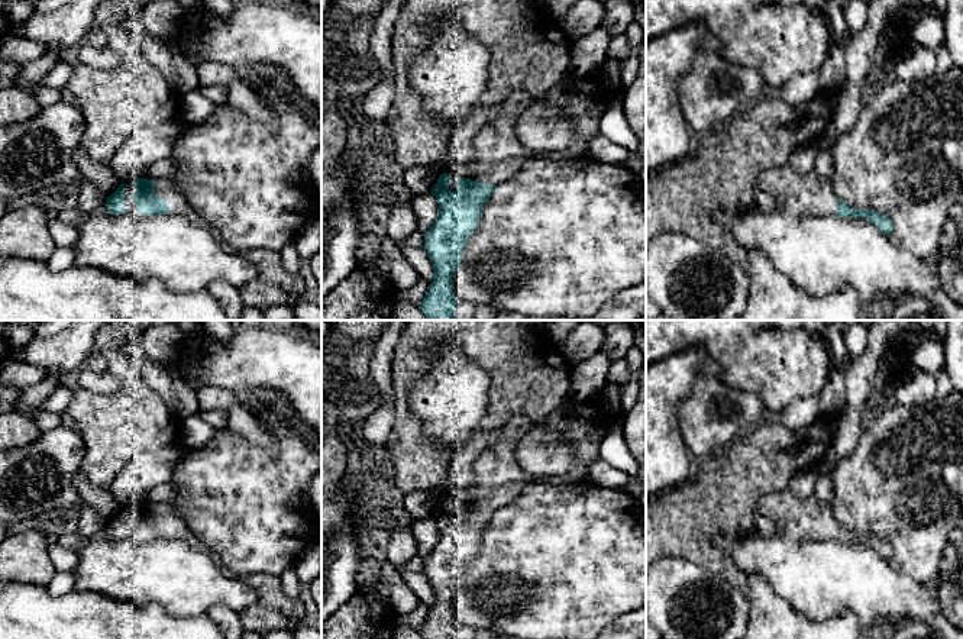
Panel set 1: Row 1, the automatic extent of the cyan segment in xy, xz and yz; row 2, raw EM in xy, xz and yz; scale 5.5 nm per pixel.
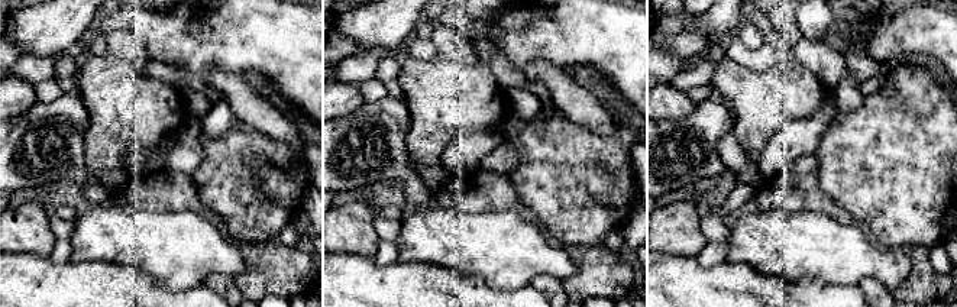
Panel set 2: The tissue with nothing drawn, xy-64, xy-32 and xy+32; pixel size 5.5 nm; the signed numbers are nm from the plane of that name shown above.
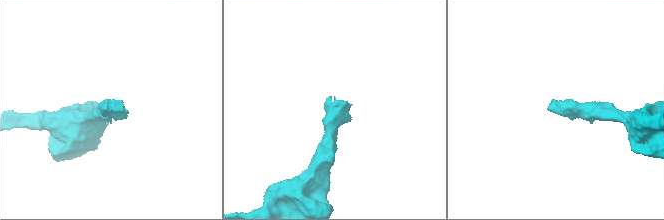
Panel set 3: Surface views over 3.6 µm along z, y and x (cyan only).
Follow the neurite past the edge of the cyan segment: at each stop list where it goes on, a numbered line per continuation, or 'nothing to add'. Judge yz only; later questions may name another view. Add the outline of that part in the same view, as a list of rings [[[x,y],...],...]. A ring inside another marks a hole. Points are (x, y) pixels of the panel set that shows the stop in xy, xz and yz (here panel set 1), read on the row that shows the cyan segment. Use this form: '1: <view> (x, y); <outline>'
1: yz (795, 194); [[[789,165],[763,171],[756,178],[754,188],[772,196],[779,212],[795,217],[836,214],[840,203],[831,178],[815,172],[801,175]]]

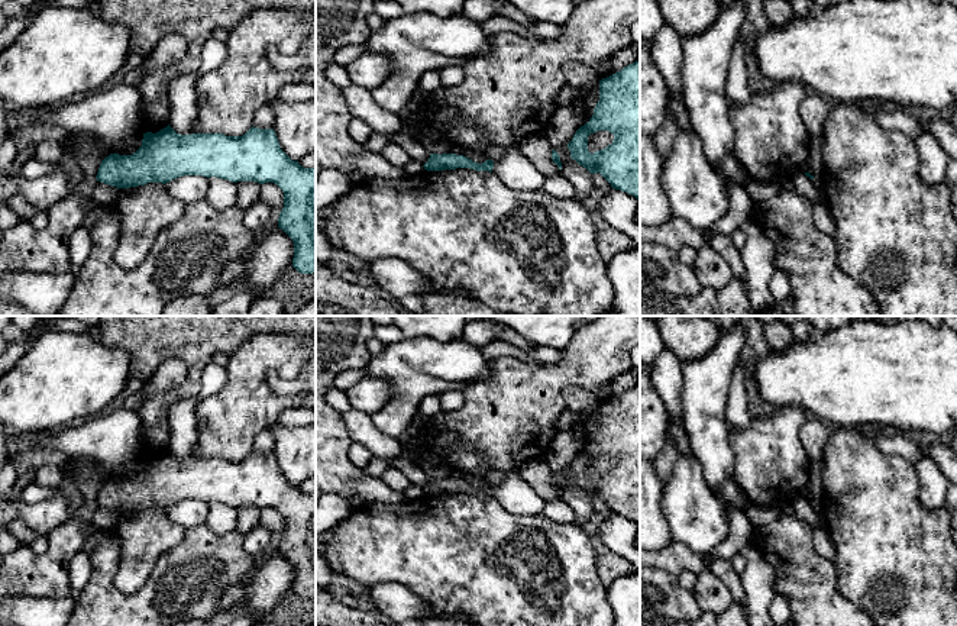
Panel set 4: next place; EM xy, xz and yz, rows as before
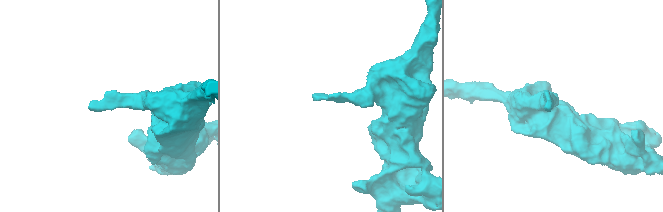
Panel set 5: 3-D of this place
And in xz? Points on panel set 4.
nothing to add

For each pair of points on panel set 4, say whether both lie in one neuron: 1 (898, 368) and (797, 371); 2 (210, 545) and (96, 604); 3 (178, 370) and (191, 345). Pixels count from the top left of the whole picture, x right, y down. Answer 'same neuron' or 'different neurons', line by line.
1: same neuron
2: same neuron
3: different neurons

